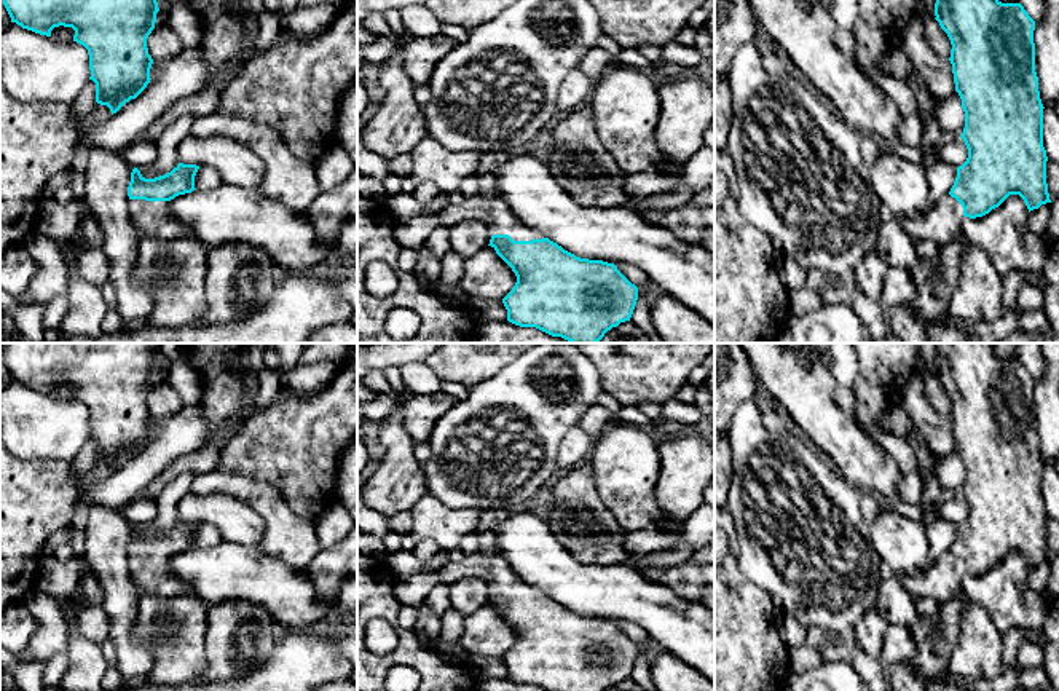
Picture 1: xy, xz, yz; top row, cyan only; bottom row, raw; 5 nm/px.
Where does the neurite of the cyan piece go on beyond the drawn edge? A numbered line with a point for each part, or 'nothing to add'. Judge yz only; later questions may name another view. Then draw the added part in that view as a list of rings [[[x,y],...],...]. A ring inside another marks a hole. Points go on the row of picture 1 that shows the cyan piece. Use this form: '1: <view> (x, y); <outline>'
1: yz (941, 224); [[[946,195],[931,211],[911,220],[903,220],[903,227],[909,236],[944,246],[957,238],[963,217],[962,204]]]

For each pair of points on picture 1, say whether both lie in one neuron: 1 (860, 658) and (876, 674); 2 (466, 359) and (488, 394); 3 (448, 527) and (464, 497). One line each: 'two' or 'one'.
1: one
2: two
3: two

